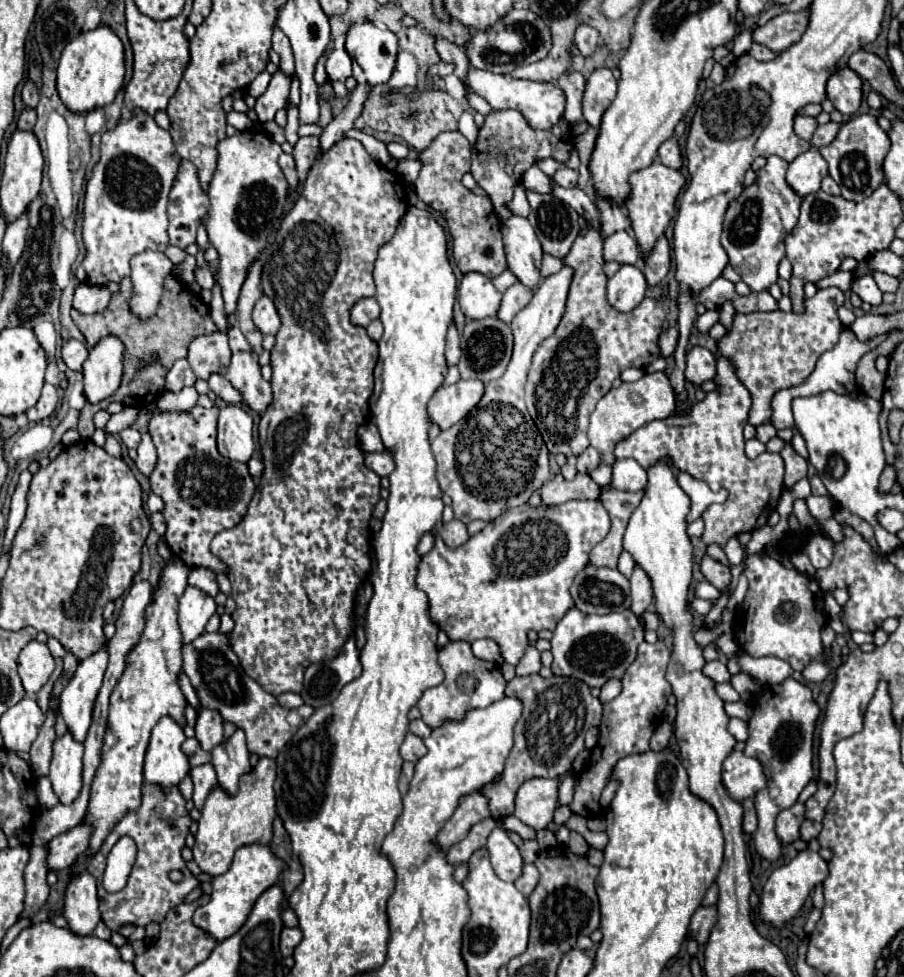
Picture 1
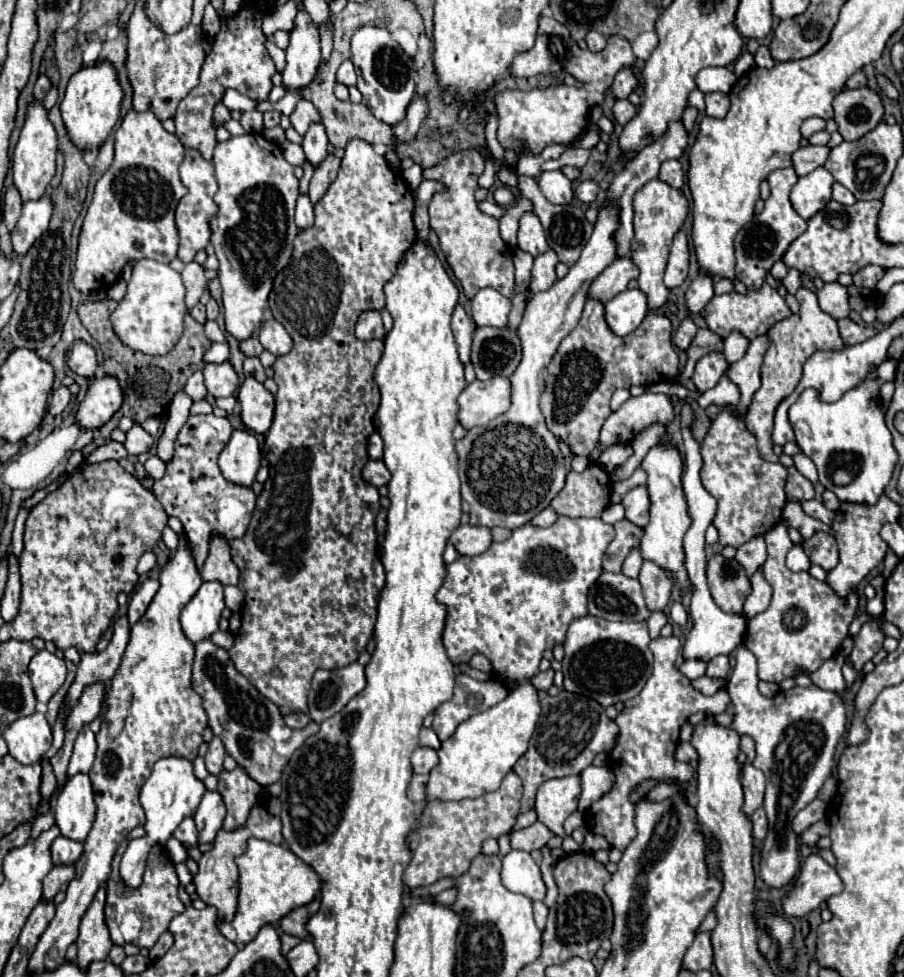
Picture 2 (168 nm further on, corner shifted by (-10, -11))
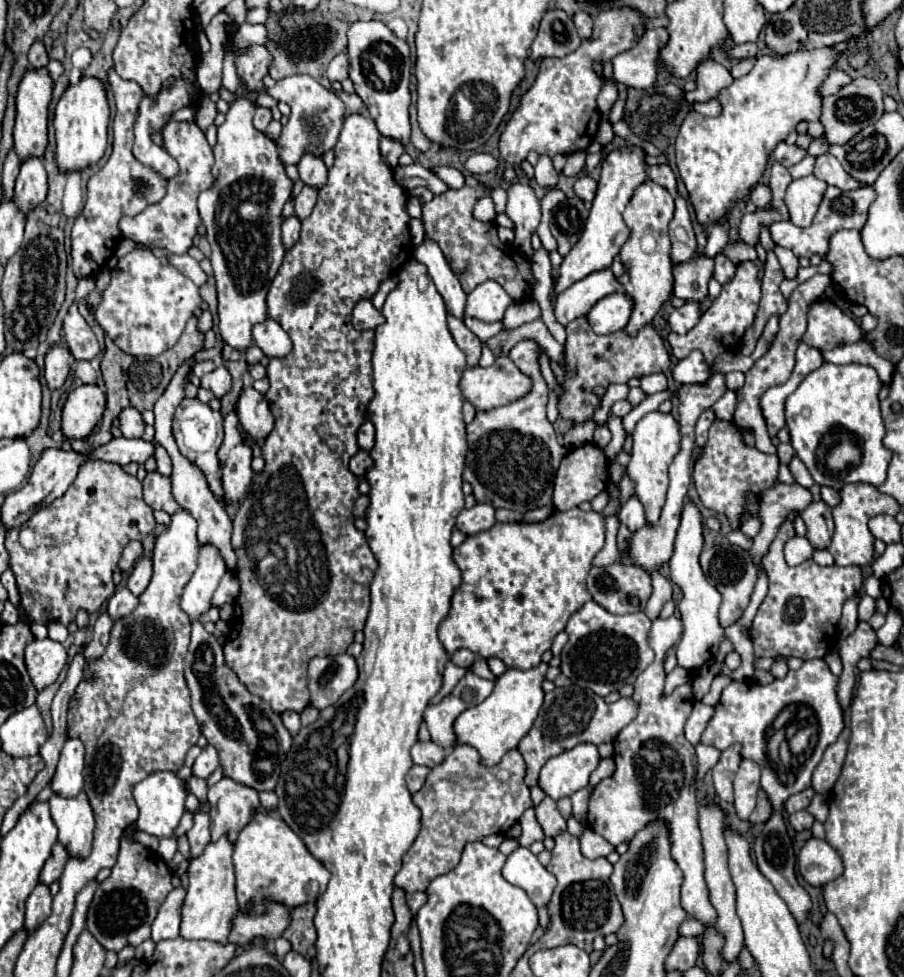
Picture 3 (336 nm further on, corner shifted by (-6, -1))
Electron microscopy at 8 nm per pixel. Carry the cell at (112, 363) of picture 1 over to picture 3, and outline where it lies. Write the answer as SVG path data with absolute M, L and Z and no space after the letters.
M86 384L68 394L62 408L62 434L68 440L84 440L92 434L106 408L106 394L102 386Z

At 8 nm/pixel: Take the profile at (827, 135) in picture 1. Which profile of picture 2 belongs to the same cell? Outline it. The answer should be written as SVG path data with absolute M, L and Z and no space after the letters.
M806 146L800 148L792 154L792 162L794 162L794 170L798 176L806 176L812 170L816 170L818 166L822 166L830 156L830 148L828 146Z

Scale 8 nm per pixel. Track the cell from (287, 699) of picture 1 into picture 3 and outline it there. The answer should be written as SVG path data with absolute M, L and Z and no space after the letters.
M284 712L280 718L282 718L282 724L286 726L286 730L288 730L292 736L296 736L298 730L300 730L300 716L298 716L296 712Z

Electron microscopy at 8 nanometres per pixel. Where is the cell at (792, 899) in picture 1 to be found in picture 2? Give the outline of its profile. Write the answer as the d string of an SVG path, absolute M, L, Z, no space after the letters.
M810 854L794 880L792 892L782 898L782 910L786 916L802 918L818 908L824 900L842 892L842 880L832 866L818 854Z

